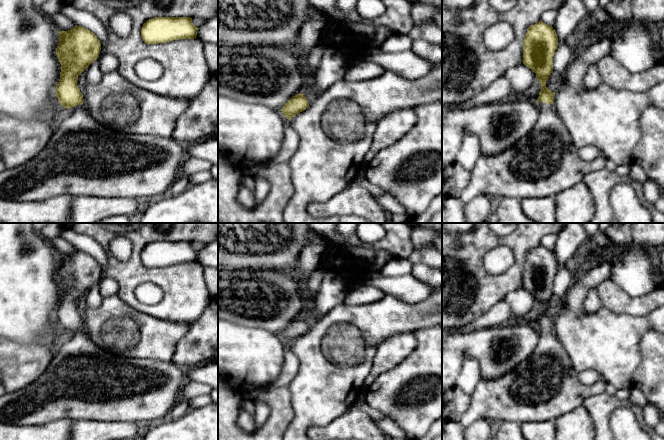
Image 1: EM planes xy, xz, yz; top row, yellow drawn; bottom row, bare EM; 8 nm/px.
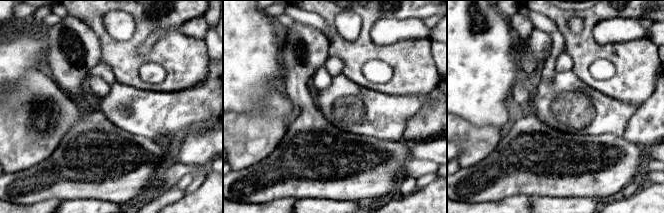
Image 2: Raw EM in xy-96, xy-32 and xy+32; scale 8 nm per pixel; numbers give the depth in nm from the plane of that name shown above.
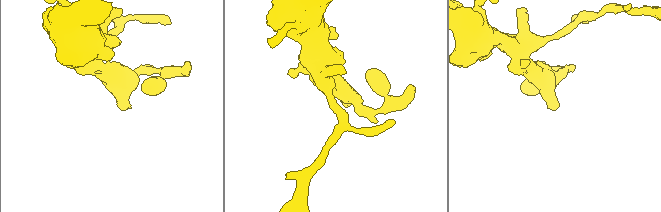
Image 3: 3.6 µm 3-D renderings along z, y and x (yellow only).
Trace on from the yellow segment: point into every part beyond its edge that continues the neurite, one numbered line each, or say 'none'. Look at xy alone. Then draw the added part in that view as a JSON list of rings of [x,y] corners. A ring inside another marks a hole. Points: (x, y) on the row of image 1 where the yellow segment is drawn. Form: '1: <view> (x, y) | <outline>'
1: xy (82, 158) | [[[79,104],[60,117],[52,137],[40,153],[20,166],[0,172],[0,199],[32,202],[71,195],[133,199],[145,197],[154,200],[167,194],[175,181],[182,176],[182,163],[187,158],[185,145],[172,137],[112,130],[98,123],[84,104]]]

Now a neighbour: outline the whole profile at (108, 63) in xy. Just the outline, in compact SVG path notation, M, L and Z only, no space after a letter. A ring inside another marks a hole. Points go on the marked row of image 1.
M103 54L99 58L100 69L103 74L113 73L117 70L119 62L117 58L111 54Z

